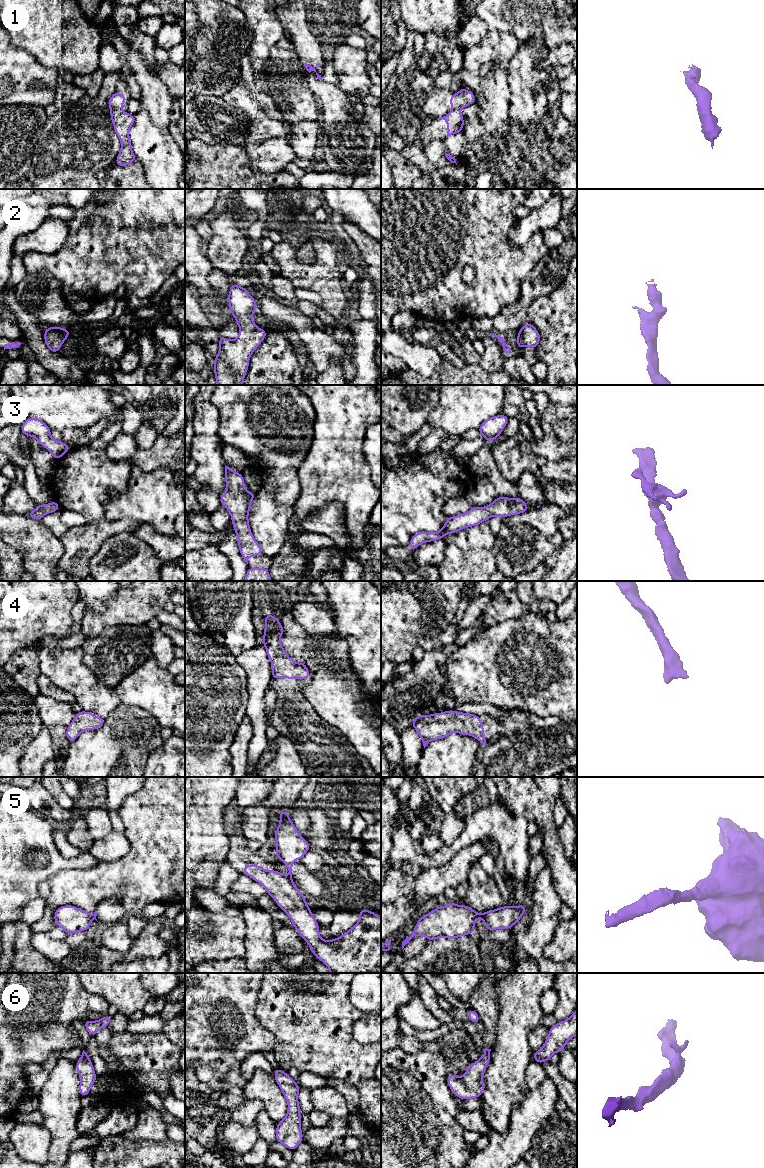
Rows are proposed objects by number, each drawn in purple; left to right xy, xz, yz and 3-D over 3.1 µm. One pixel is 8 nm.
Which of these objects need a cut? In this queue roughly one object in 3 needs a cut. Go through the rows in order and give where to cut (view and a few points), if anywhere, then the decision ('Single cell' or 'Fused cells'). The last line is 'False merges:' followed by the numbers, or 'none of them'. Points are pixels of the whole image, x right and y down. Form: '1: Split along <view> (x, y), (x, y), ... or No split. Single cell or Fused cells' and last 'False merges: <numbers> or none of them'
1: Split along xy (111, 108), (119, 110). Fused cells
2: No split. Single cell
3: No split. Single cell
4: No split. Single cell
5: Split along yz (482, 914), (480, 917). Fused cells
6: No split. Single cell
False merges: 1, 5

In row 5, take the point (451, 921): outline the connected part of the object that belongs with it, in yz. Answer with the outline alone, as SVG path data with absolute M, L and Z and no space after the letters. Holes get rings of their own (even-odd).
M450 902L439 906L418 919L413 933L402 942L402 949L414 937L420 935L429 941L445 937L454 939L464 935L474 934L475 921L482 914L468 905L457 905Z

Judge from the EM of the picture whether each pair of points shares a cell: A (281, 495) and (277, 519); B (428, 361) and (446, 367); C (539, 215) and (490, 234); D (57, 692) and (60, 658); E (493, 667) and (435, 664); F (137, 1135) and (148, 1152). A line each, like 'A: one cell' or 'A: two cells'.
A: two cells
B: two cells
C: two cells
D: two cells
E: two cells
F: two cells

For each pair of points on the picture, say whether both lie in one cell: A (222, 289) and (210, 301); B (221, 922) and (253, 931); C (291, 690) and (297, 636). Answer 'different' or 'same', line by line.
A: different
B: different
C: different

